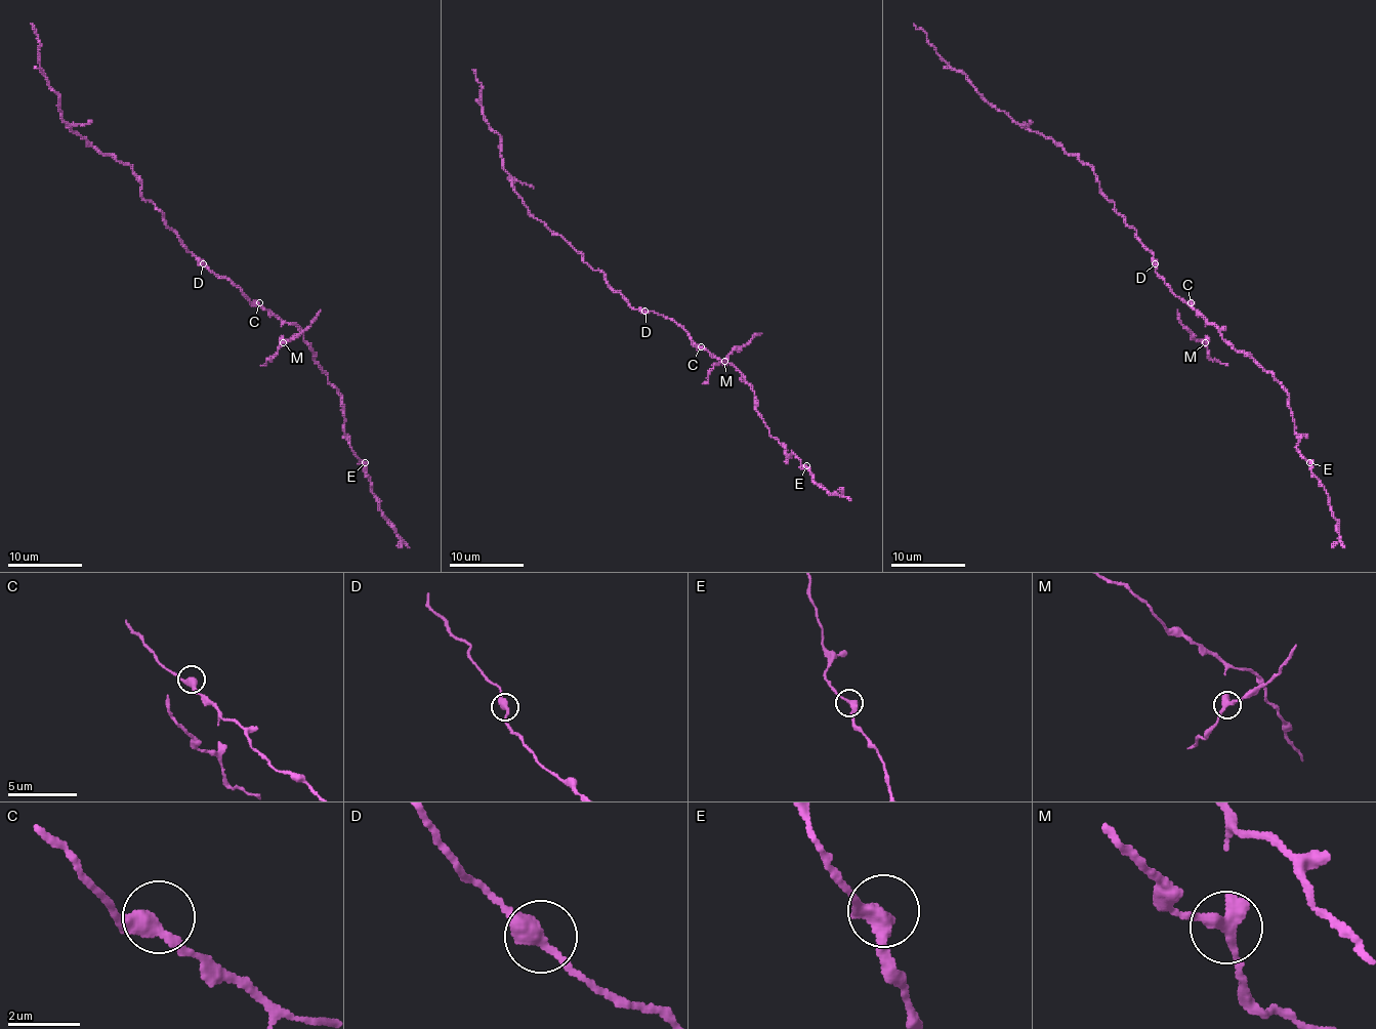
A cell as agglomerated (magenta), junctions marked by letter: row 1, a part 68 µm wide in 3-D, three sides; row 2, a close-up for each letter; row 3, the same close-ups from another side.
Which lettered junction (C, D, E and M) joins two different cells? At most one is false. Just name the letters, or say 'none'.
M

